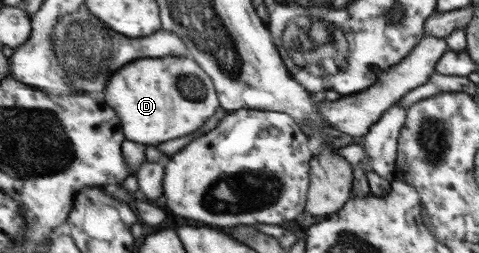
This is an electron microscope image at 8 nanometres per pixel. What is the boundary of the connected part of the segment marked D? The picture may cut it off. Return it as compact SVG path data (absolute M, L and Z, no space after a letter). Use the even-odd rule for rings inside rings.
M192 57L138 59L118 69L106 85L106 103L118 113L126 139L158 145L200 129L219 106L210 76Z

